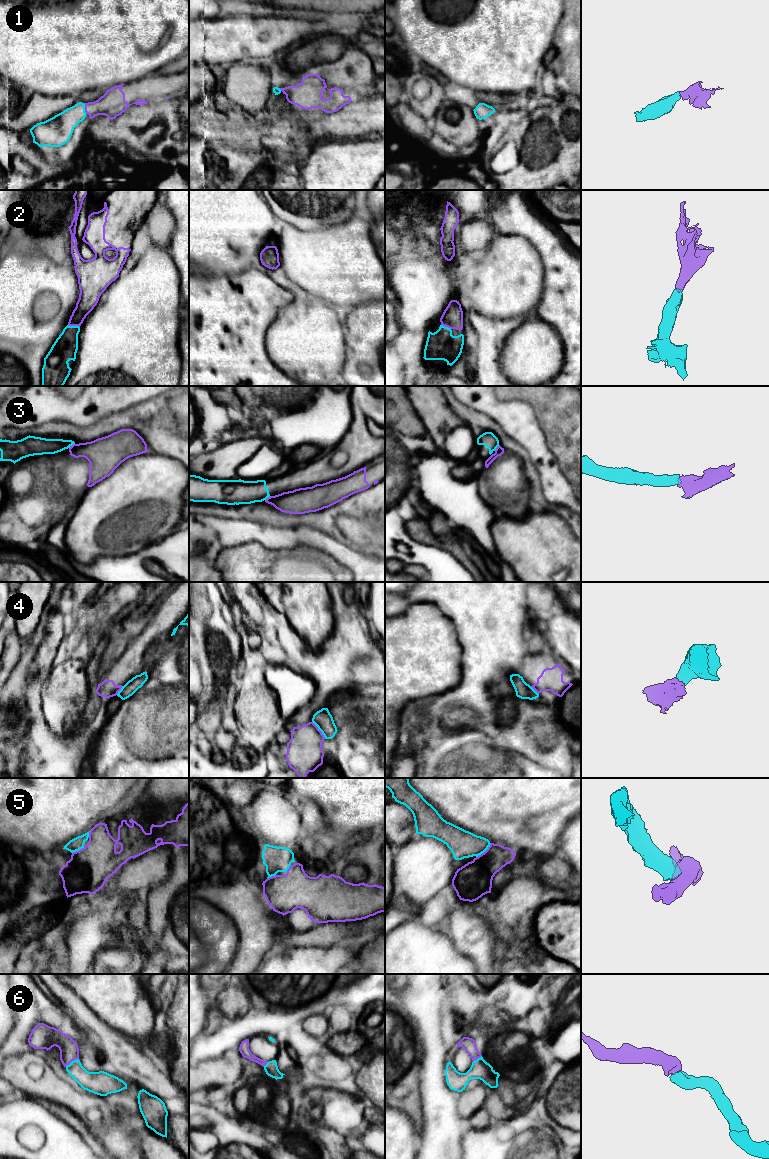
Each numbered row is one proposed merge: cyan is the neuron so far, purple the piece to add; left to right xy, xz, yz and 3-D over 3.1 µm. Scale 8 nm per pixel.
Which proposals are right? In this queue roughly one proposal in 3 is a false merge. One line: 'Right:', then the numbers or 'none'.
Right: 1, 2, 5, 6

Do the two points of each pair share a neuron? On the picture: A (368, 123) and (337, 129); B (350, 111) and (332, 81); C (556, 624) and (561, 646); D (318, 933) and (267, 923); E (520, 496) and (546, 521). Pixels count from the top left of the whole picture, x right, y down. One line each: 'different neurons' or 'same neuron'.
A: same neuron
B: different neurons
C: same neuron
D: different neurons
E: different neurons

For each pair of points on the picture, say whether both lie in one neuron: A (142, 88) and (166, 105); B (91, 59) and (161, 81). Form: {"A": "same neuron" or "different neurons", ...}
{"A": "different neurons", "B": "different neurons"}

